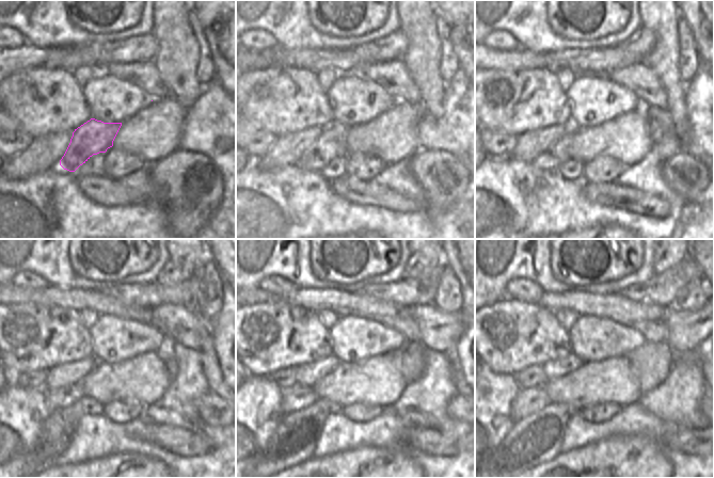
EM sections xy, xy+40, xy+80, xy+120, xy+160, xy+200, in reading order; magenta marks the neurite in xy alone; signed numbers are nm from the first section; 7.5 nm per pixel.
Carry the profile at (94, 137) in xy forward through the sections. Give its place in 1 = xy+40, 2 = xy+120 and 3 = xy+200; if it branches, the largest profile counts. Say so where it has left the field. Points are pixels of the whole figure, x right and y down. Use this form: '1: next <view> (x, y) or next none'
1: next xy+40 (331, 143)
2: next xy+120 (61, 398)
3: next xy+200 (529, 400)

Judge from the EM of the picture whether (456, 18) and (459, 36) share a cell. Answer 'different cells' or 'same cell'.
same cell

